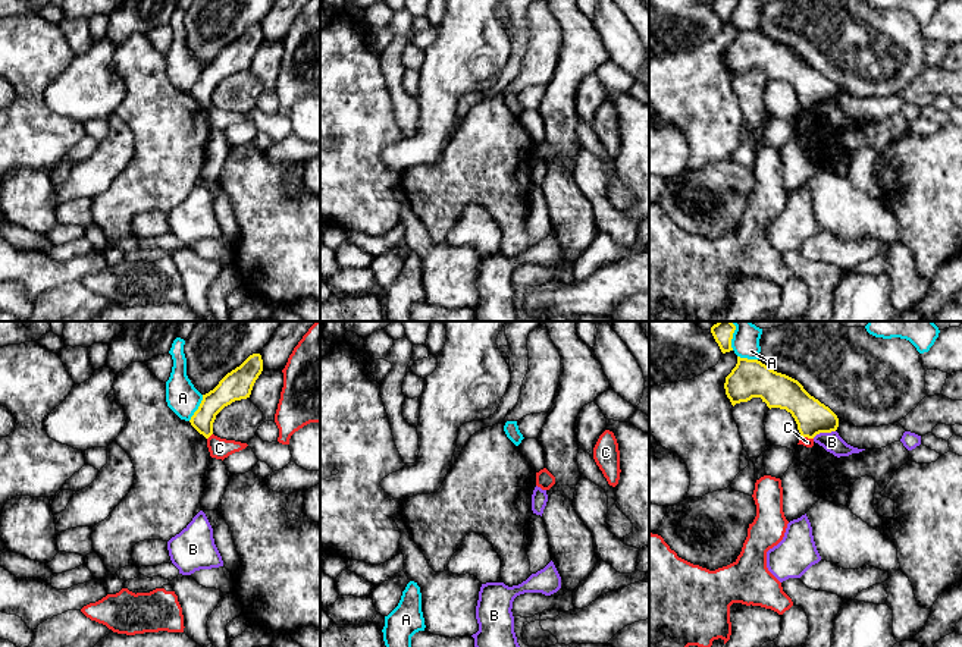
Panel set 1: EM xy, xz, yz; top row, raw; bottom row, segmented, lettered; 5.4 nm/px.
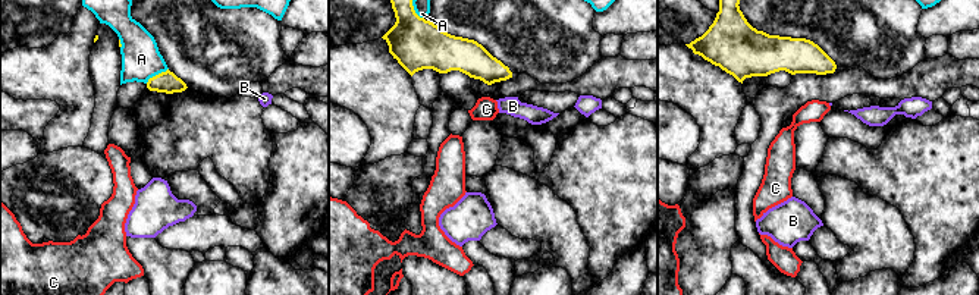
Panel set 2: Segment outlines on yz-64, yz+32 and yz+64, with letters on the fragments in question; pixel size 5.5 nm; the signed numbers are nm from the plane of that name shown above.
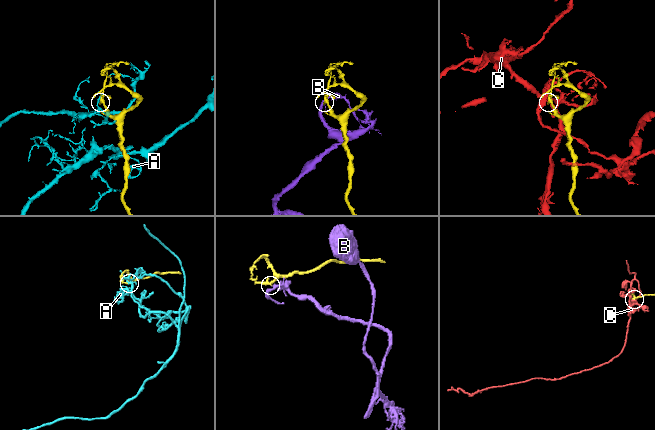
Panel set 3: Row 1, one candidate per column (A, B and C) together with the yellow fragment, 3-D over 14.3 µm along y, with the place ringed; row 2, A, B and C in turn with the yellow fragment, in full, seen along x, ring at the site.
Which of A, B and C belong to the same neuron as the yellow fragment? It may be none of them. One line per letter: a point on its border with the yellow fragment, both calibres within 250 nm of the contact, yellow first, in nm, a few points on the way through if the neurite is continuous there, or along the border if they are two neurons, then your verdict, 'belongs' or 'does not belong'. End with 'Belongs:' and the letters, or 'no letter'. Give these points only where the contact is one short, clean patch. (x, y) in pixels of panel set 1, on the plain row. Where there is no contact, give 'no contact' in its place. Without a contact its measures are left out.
A: contact xy (199, 79); calibres 160 and 180 nm; does not belong
B: contact yz (823, 103); calibres 190 and 110 nm; does not belong
C: contact xy (210, 106); calibres 130 and 110 nm; border xy (212, 104), (207, 110); does not belong
Belongs: no letter

